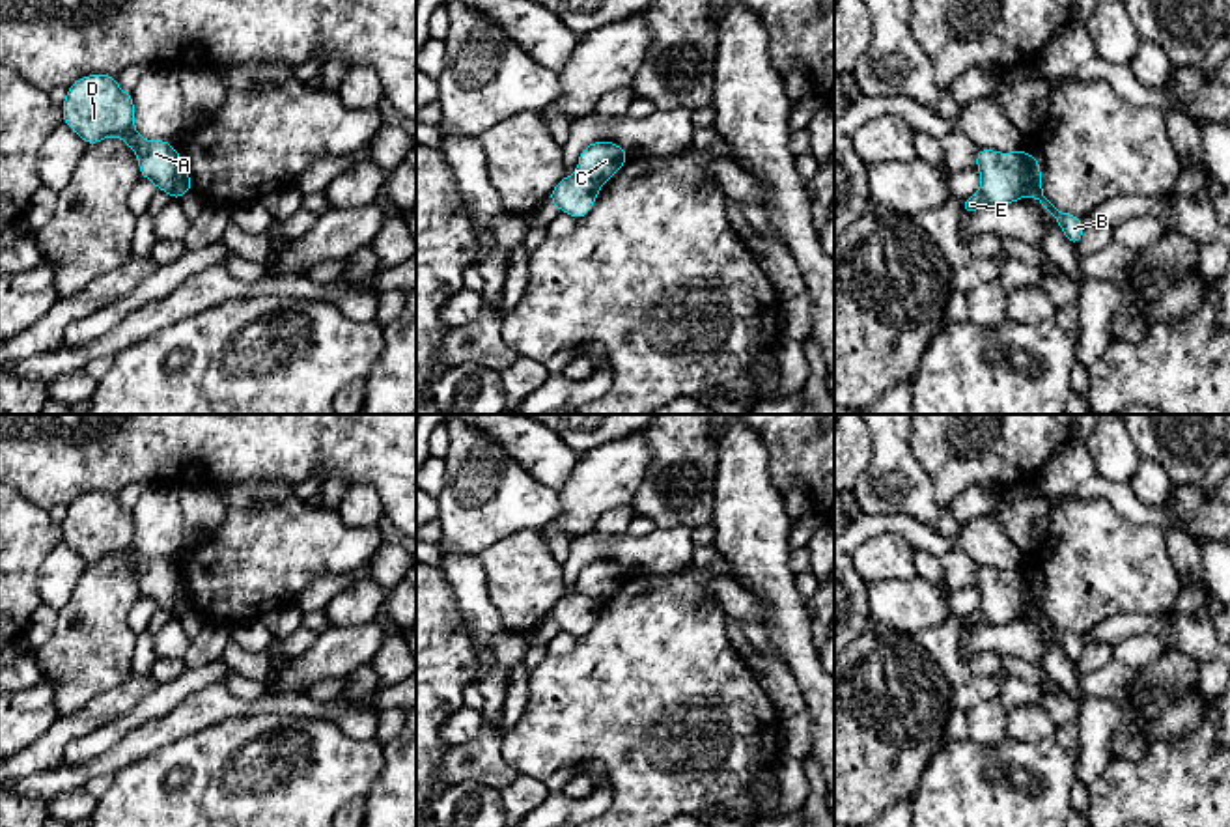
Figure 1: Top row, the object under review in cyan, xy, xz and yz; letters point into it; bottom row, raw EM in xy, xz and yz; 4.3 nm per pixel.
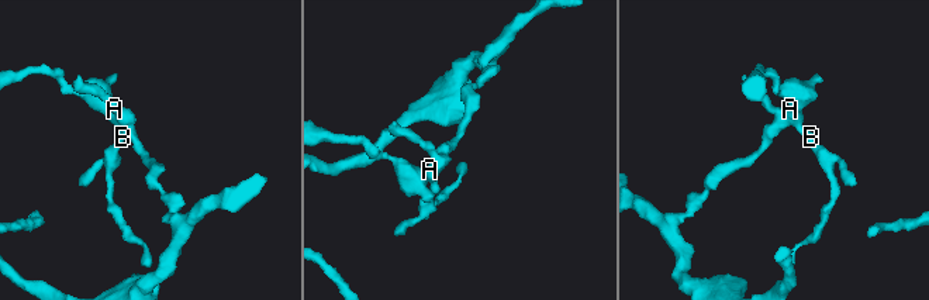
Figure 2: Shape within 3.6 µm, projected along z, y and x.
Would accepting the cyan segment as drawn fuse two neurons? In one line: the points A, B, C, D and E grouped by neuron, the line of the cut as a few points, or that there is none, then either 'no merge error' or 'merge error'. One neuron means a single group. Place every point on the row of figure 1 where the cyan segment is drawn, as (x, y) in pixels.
A B D / C E; cut in yz along (1016, 152), (1021, 189), (1025, 193); merge error

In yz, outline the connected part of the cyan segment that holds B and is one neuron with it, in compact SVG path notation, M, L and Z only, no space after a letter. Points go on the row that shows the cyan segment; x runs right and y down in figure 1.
M1019 149L1019 174L1023 190L1027 196L1032 196L1038 200L1058 222L1060 230L1064 231L1066 239L1073 245L1073 248L1079 245L1084 226L1079 217L1071 213L1058 211L1043 194L1041 190L1041 168L1036 157L1030 153Z

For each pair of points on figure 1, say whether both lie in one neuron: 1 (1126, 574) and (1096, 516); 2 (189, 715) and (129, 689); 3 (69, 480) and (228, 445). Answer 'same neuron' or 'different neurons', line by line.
1: same neuron
2: different neurons
3: same neuron

